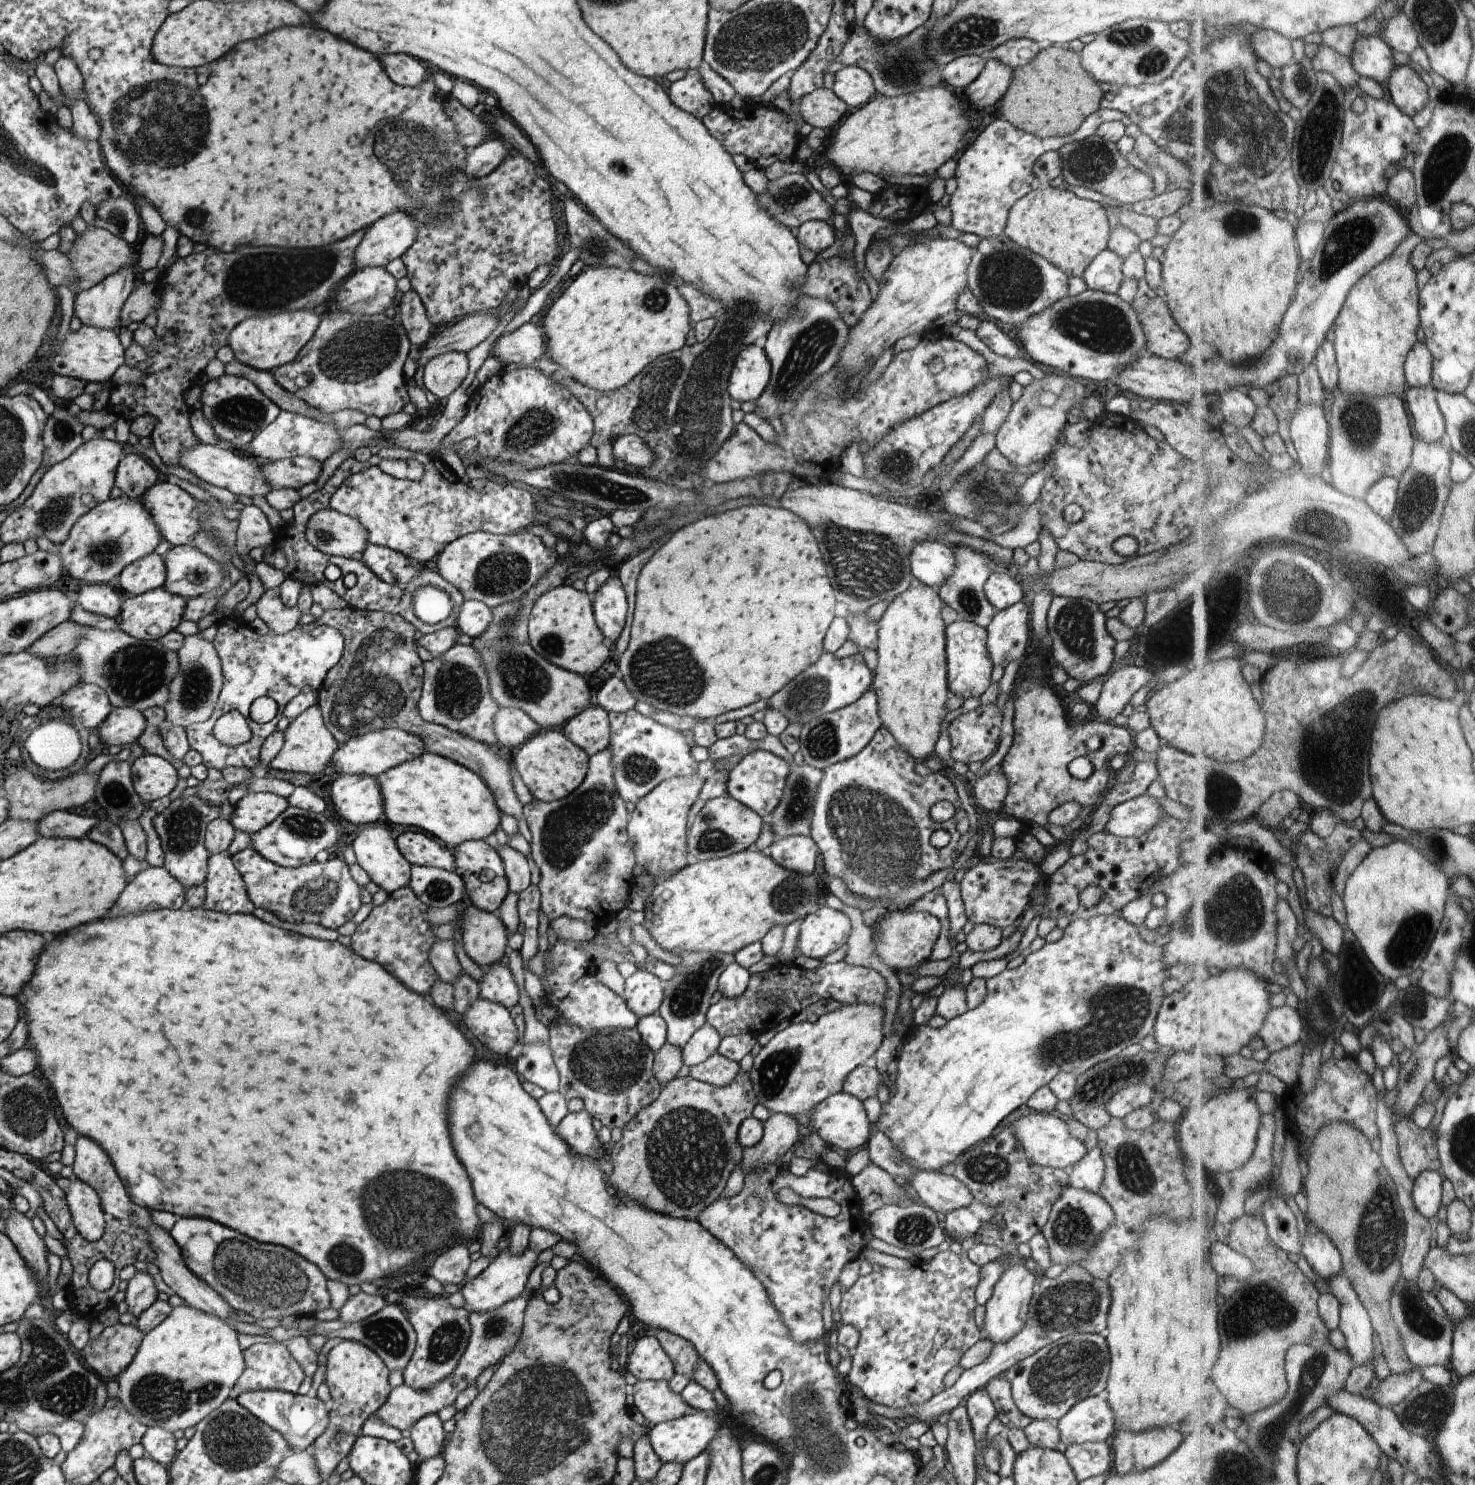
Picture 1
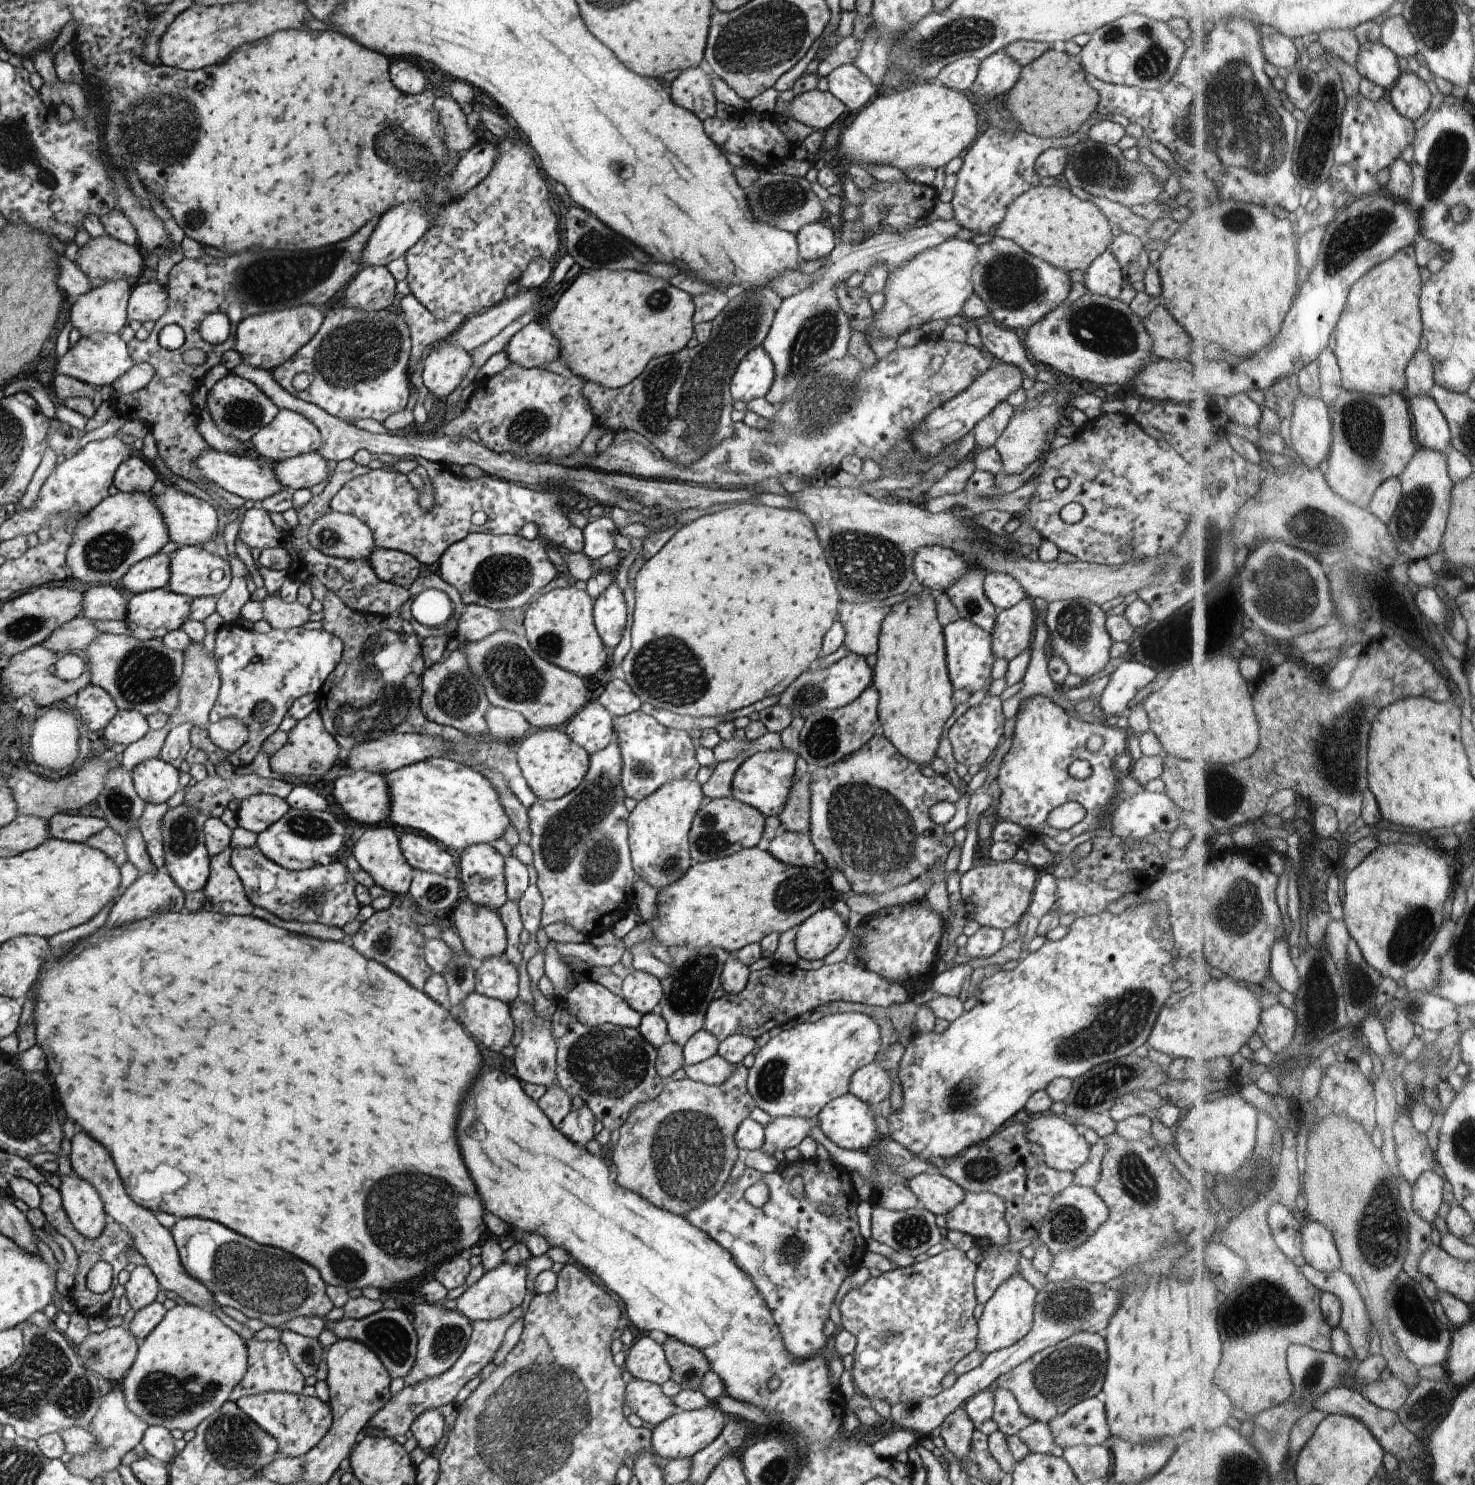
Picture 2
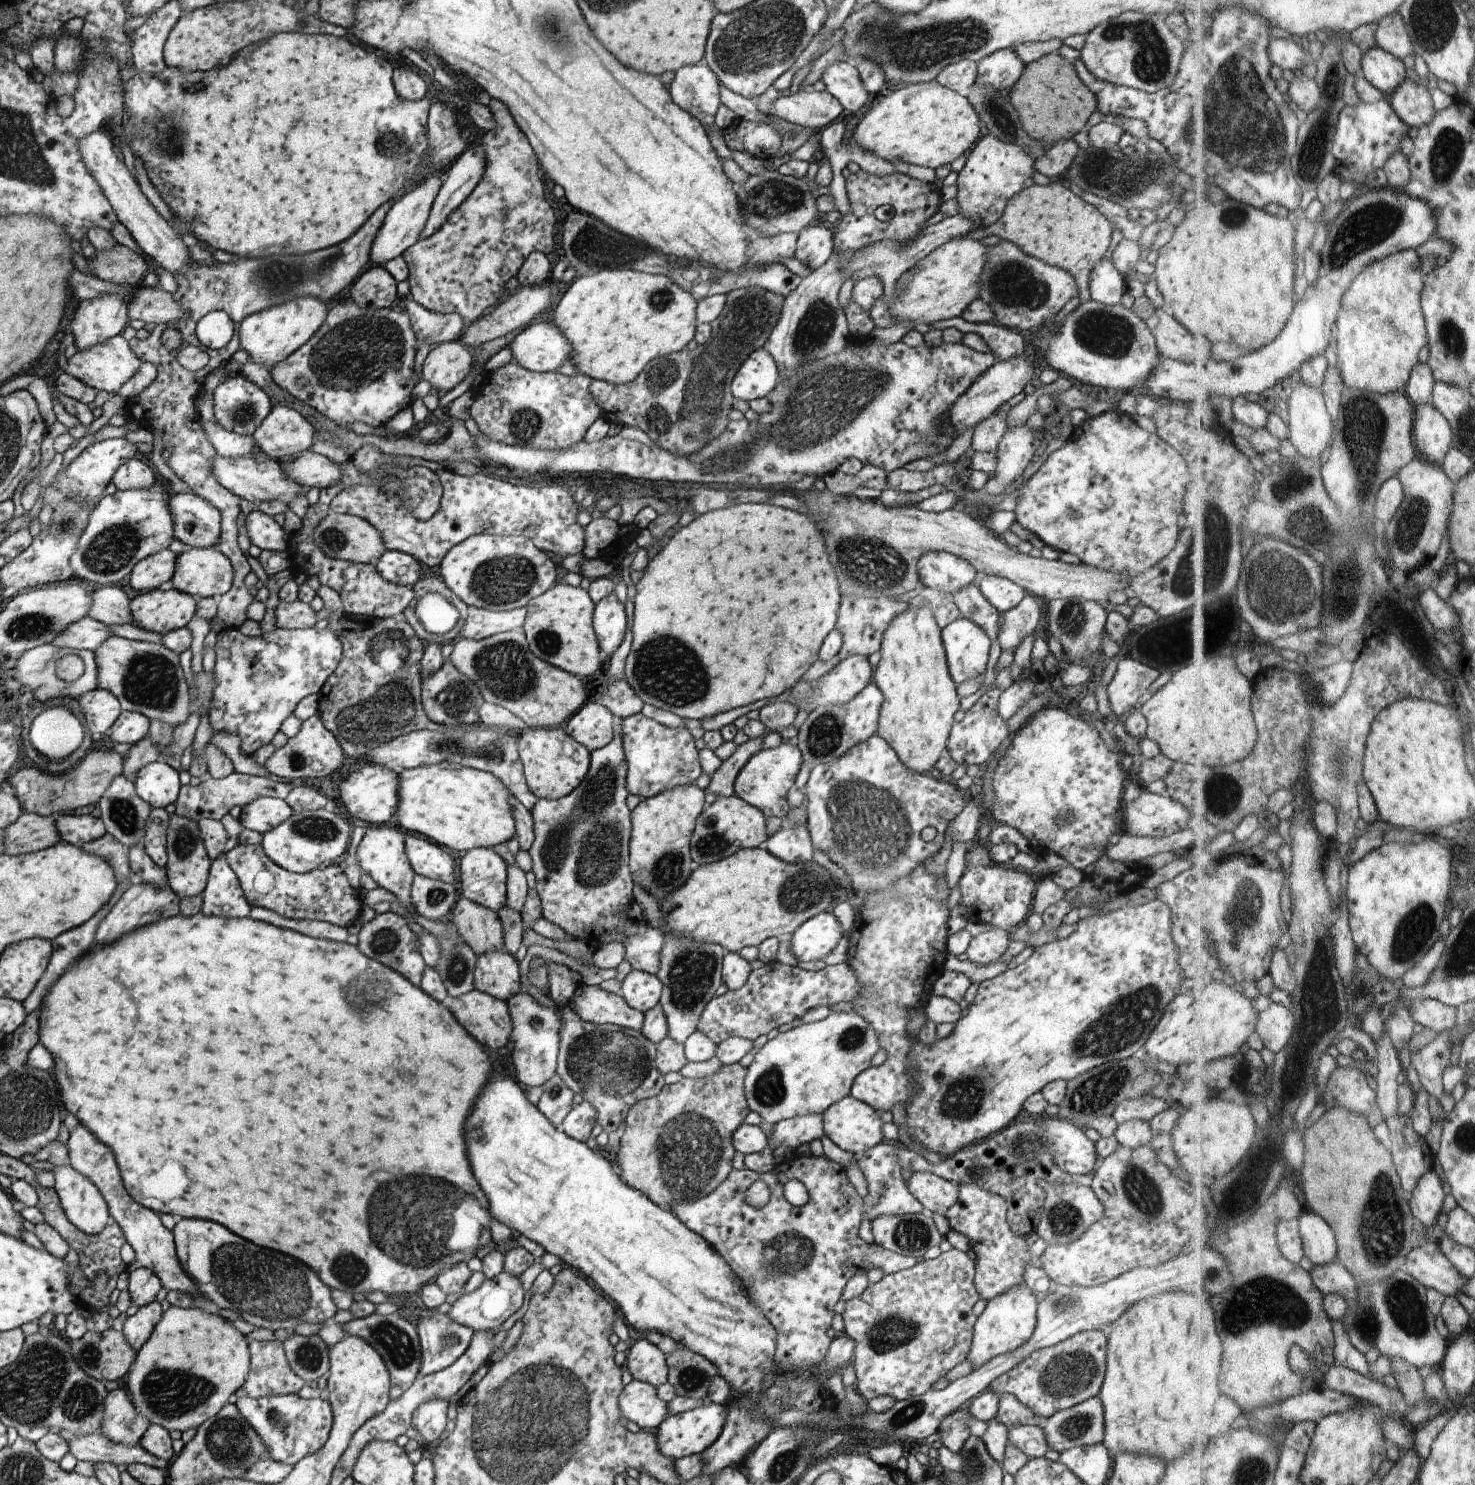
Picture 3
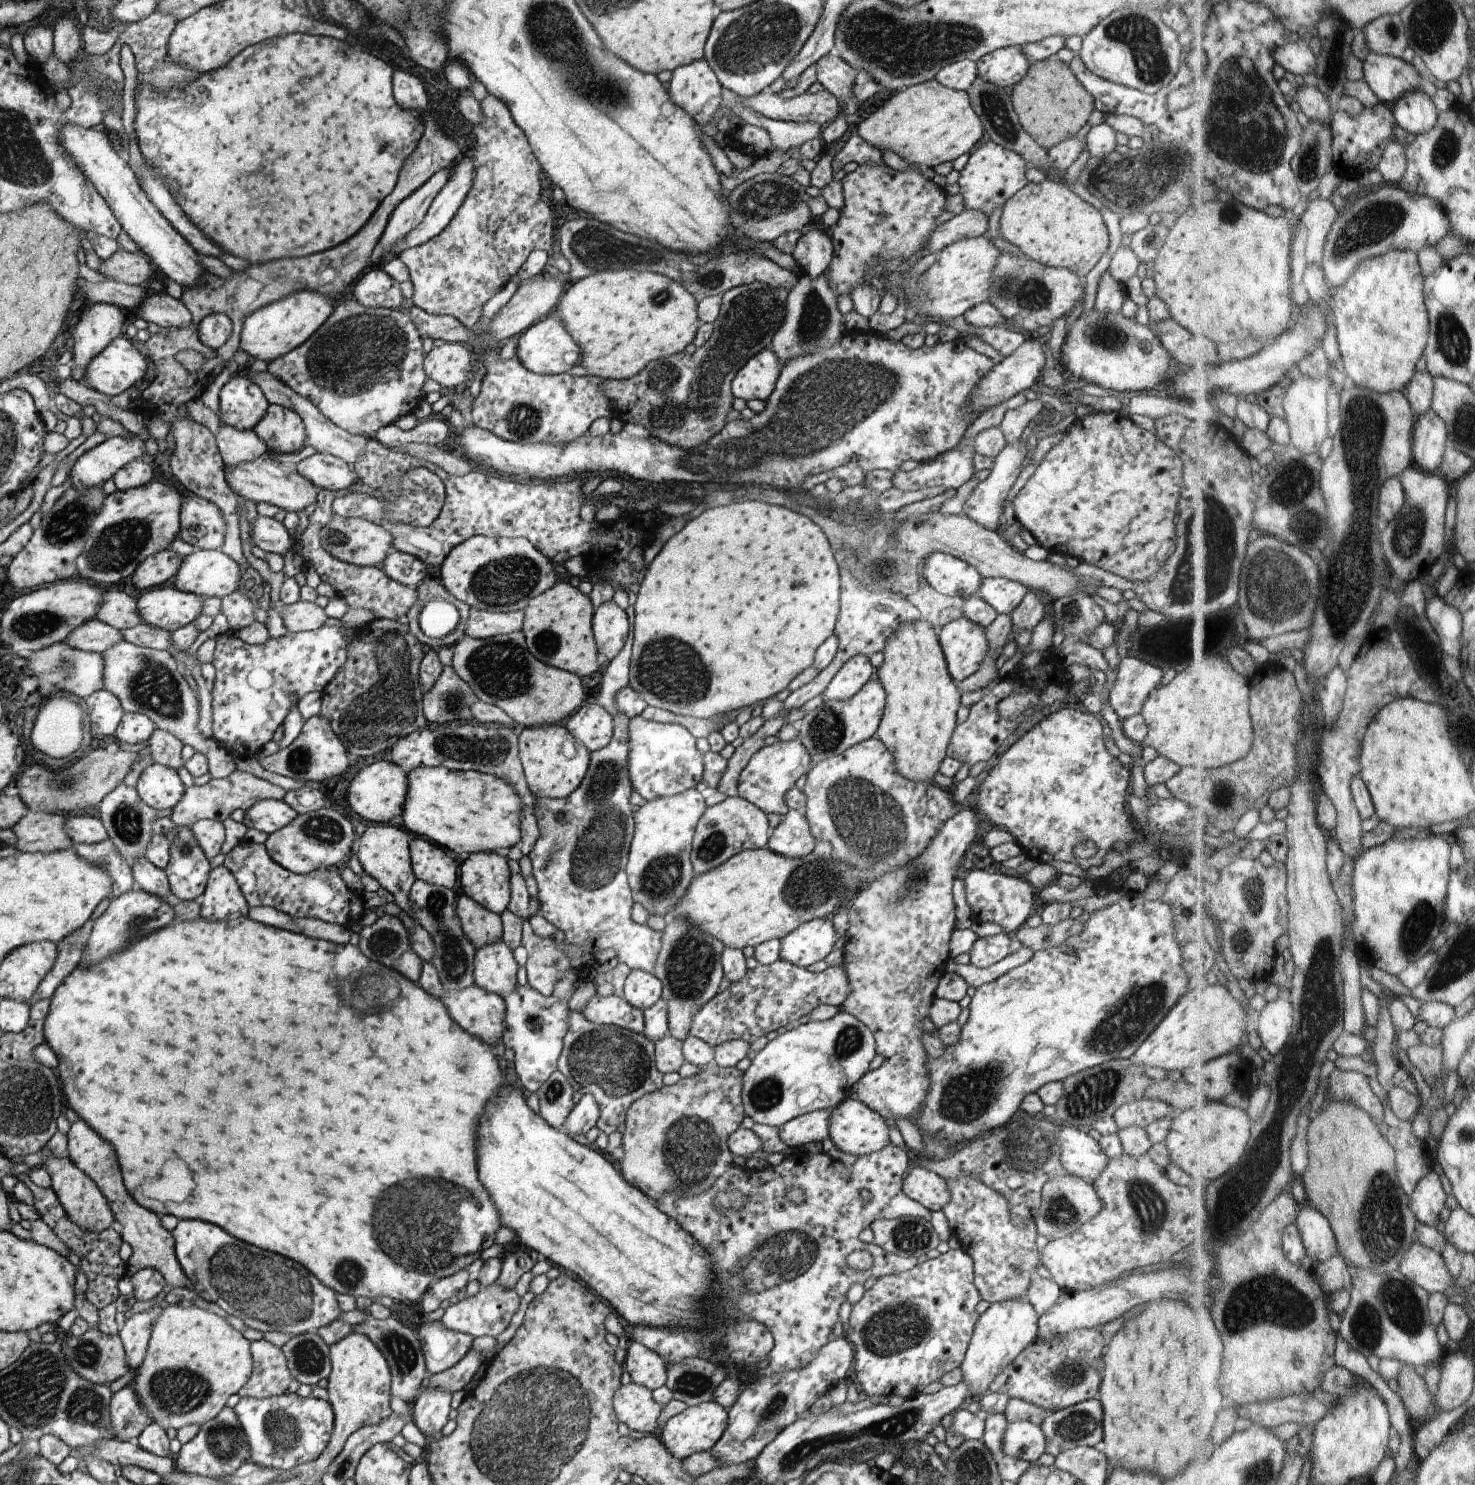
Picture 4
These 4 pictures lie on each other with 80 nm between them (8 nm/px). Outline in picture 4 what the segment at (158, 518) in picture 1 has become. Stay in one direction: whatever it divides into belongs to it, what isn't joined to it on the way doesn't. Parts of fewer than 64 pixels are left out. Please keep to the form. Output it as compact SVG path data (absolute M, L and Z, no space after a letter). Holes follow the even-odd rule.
M192 495L182 500L179 535L184 542L201 549L220 549L227 534L227 522L216 503Z

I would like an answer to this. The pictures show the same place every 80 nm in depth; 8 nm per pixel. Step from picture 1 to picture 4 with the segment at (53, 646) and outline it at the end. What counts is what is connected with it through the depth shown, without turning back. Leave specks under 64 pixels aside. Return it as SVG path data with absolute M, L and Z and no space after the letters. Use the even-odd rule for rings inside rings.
M94 617L74 630L64 643L78 650L103 653L122 640L124 638L121 630Z

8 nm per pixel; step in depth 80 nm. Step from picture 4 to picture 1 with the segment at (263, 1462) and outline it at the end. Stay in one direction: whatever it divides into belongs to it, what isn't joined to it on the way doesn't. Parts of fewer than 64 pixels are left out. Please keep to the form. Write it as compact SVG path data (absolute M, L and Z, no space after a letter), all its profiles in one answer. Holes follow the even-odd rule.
M266 1389L241 1392L236 1398L256 1418L274 1427L287 1439L292 1451L308 1449L313 1442L327 1429L329 1423L328 1402L324 1404L316 1394L312 1397L304 1394L294 1394L281 1390Z

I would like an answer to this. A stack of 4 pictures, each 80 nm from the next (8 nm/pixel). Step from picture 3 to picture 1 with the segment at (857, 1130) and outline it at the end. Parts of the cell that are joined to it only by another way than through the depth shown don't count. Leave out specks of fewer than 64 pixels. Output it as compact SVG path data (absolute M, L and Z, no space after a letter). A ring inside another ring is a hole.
M844 1091L833 1094L817 1104L809 1117L811 1119L809 1128L818 1133L818 1136L832 1148L850 1154L866 1147L871 1133L871 1122L859 1098Z

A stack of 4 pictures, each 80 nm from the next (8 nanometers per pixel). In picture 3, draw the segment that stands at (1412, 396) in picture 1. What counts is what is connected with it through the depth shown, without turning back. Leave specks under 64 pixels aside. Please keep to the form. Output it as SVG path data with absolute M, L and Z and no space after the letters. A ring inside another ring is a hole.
M1434 403L1417 404L1415 436L1423 456L1445 462L1455 446L1455 430L1450 419Z

